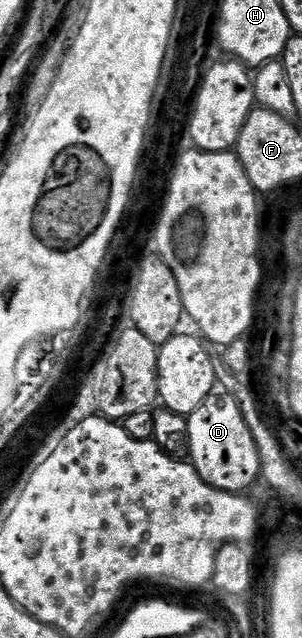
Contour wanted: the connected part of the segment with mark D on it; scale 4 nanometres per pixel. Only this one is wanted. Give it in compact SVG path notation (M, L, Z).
M223 392L210 394L196 412L187 417L189 461L209 486L243 493L259 479L259 451L252 432L234 398Z

